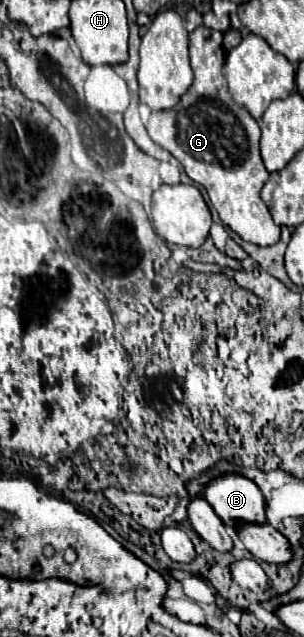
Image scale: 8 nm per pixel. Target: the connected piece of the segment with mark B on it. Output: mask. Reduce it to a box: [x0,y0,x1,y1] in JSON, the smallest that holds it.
[203,474,265,524]

